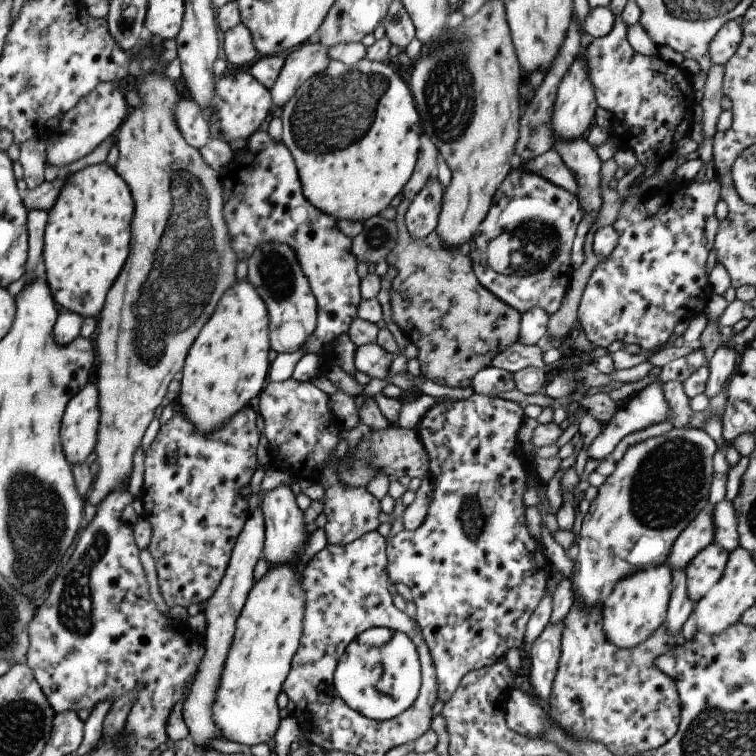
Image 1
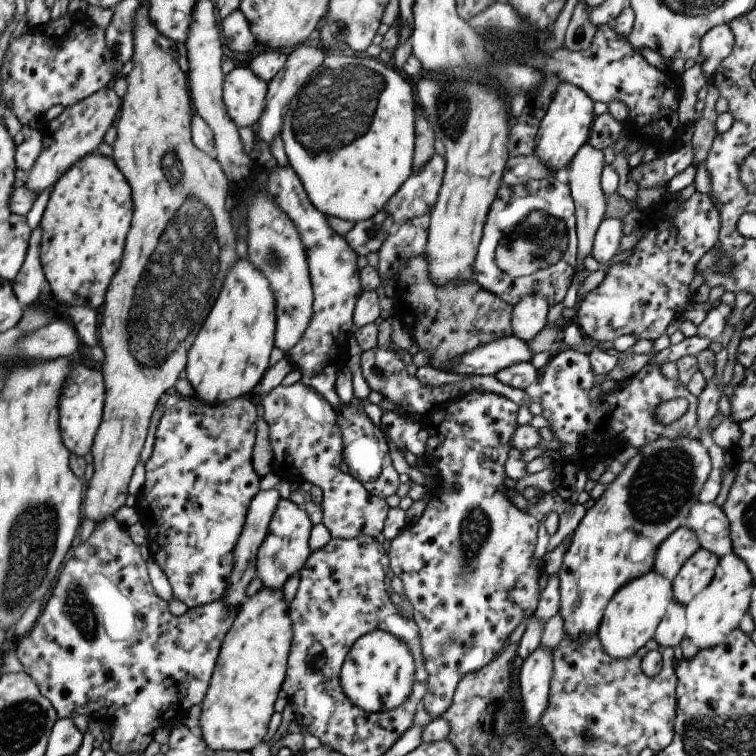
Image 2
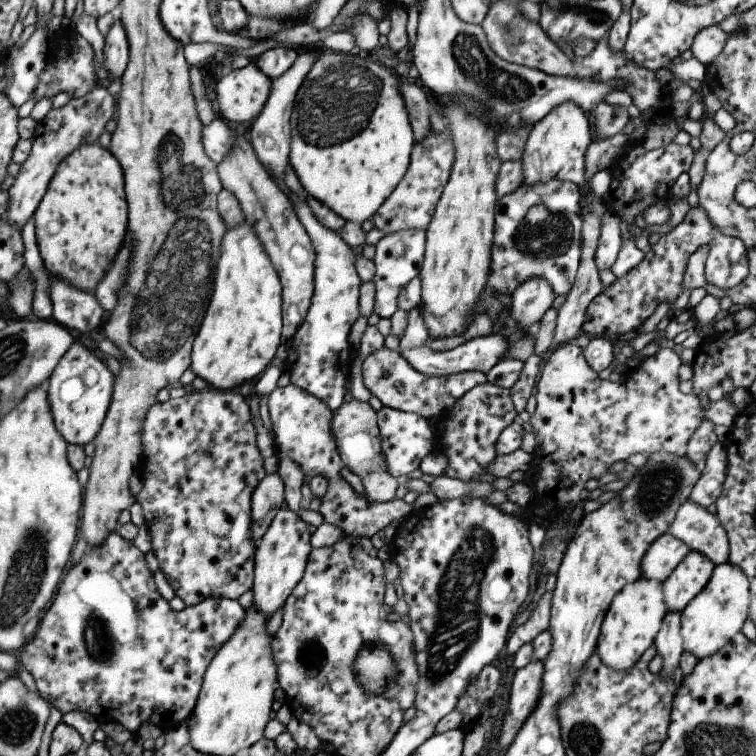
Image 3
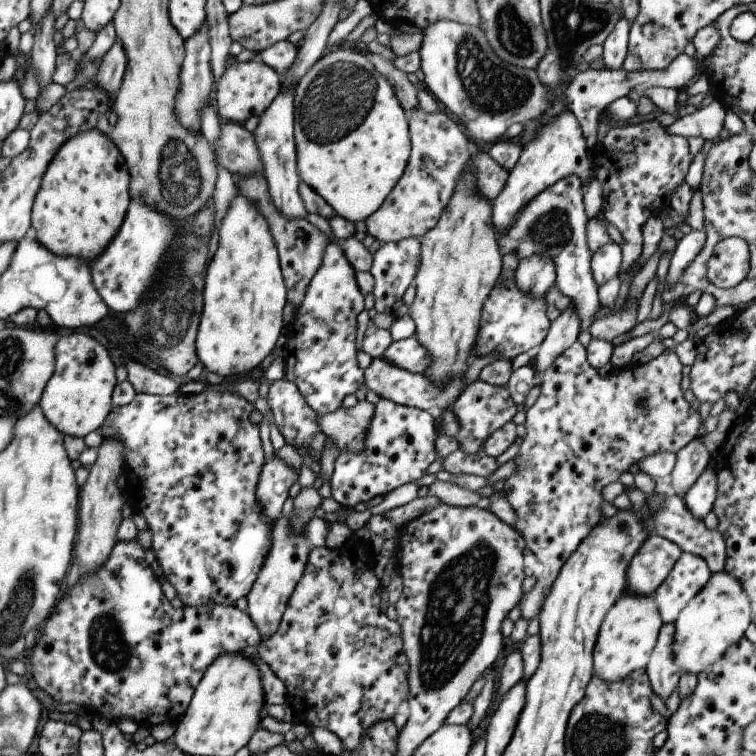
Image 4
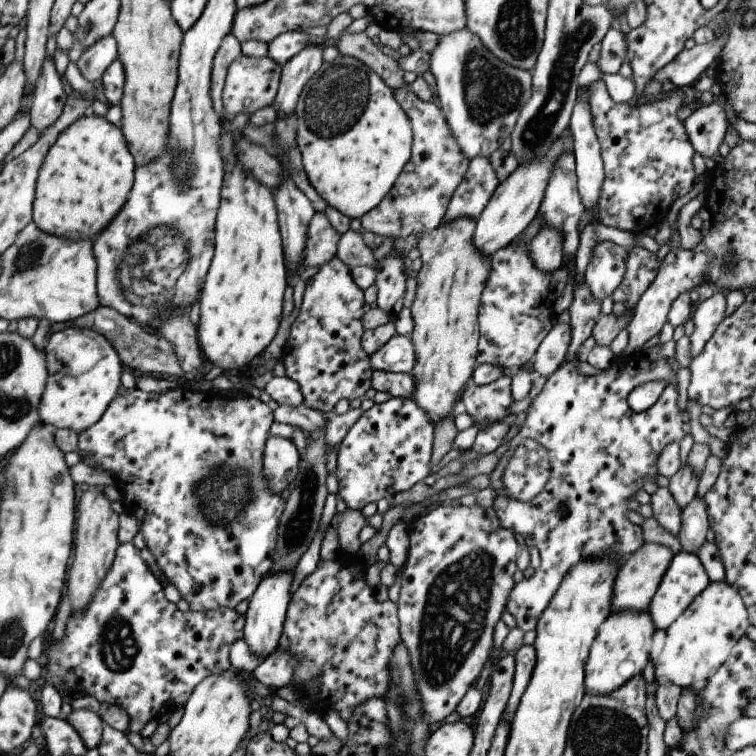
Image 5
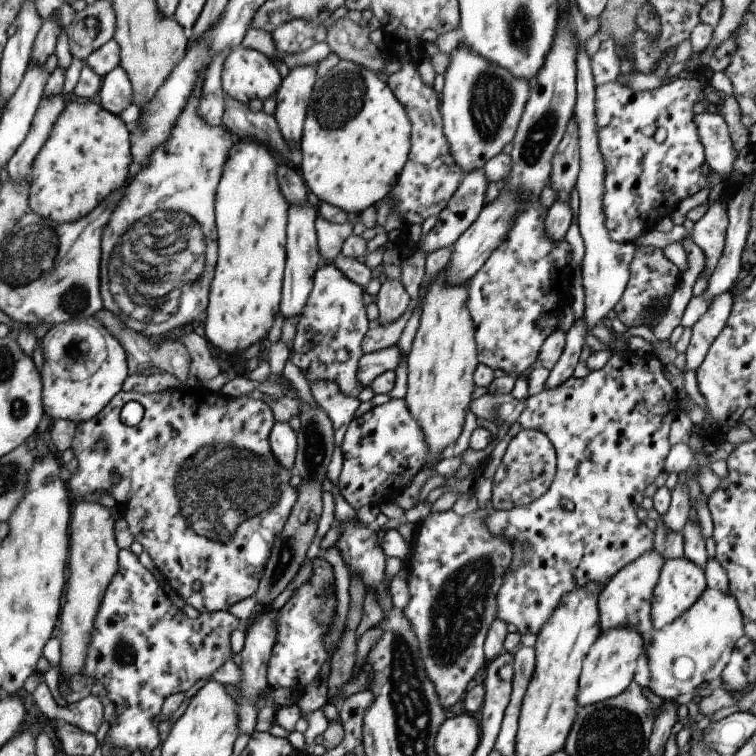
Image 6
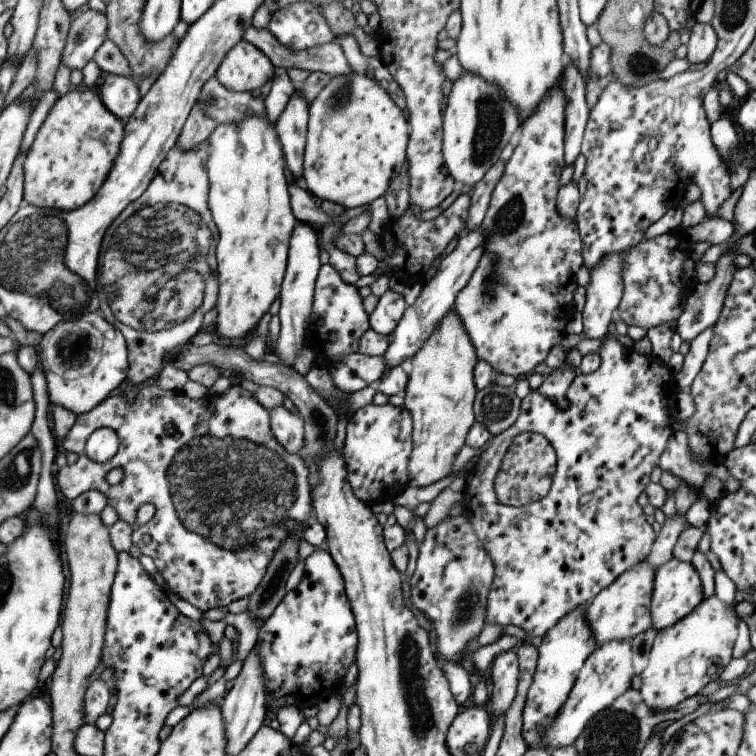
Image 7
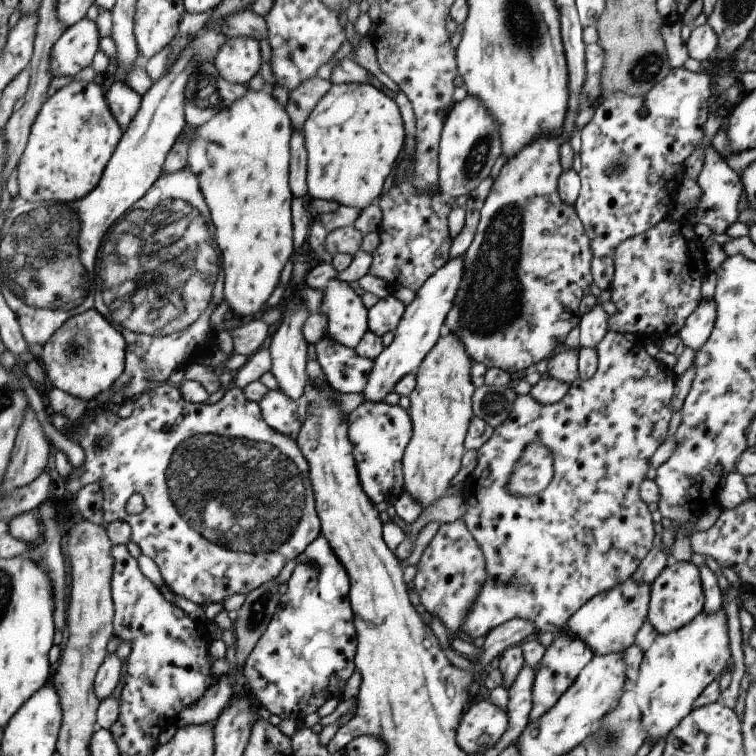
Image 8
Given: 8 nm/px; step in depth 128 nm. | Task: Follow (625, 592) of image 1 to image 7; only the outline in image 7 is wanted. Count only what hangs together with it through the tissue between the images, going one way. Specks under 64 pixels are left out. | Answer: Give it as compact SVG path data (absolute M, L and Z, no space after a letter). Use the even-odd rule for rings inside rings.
M613 639L593 649L579 669L570 693L558 710L557 716L544 730L541 738L543 746L555 748L572 745L593 714L609 706L610 702L632 686L635 674L632 671L631 645L629 639Z

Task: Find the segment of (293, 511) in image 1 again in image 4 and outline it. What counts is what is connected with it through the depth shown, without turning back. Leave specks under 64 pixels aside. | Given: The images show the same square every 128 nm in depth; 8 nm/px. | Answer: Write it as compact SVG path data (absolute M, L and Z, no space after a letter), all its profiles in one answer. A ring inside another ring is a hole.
M281 515L273 521L271 528L271 546L269 552L261 564L261 570L257 572L257 578L251 586L249 593L244 597L246 600L246 614L251 624L257 628L259 636L269 638L277 628L284 614L284 609L295 588L295 584L301 579L303 570L309 555L309 548L305 544L302 534L295 536L289 532L289 520Z

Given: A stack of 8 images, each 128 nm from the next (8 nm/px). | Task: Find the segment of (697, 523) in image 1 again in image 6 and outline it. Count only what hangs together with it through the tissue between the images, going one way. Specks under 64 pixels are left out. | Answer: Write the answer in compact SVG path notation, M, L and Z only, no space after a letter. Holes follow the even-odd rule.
M651 549L619 569L603 586L598 594L598 615L600 630L616 626L632 626L643 637L645 645L650 641L653 630L650 621L650 598L658 581L664 558Z

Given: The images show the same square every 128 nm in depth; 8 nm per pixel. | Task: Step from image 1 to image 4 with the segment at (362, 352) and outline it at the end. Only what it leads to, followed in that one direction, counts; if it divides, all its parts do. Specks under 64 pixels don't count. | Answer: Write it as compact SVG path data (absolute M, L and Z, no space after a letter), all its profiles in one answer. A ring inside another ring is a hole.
M381 357L373 358L369 366L363 370L363 381L365 387L373 391L379 398L389 400L397 405L419 408L423 411L429 410L429 408L441 408L442 412L445 411L447 406L459 397L465 387L463 375L453 376L447 386L437 388L431 384L431 380L427 376L423 376L423 373L401 370Z

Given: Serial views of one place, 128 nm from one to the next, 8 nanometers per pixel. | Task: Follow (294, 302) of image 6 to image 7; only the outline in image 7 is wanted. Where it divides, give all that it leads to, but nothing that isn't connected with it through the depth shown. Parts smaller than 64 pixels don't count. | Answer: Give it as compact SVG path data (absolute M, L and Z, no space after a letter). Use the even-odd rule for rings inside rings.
M296 221L292 228L286 254L286 267L278 294L278 312L280 329L275 342L274 358L283 365L293 366L297 350L303 346L304 326L308 325L308 318L312 307L314 282L321 264L319 263L319 234L316 227Z

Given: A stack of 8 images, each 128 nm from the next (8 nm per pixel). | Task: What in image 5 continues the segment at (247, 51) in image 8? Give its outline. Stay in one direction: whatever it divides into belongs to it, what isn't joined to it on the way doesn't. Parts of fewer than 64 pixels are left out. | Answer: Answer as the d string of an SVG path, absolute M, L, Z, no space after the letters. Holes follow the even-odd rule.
M239 55L233 59L226 70L221 91L223 117L232 118L236 114L251 115L255 110L269 106L274 101L281 67L269 57L246 57Z

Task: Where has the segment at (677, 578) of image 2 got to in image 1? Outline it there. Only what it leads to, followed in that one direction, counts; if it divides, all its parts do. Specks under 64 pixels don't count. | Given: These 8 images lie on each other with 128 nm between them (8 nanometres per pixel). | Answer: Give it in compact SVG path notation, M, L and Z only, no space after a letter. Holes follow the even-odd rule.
M709 543L684 567L689 598L697 602L721 578L729 551Z

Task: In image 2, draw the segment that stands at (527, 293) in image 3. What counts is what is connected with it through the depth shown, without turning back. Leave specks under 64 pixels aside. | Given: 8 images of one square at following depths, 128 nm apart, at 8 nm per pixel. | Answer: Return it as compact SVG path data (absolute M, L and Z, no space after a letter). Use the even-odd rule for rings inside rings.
M531 295L523 297L512 306L510 325L512 334L529 342L546 324L548 304L543 297Z

